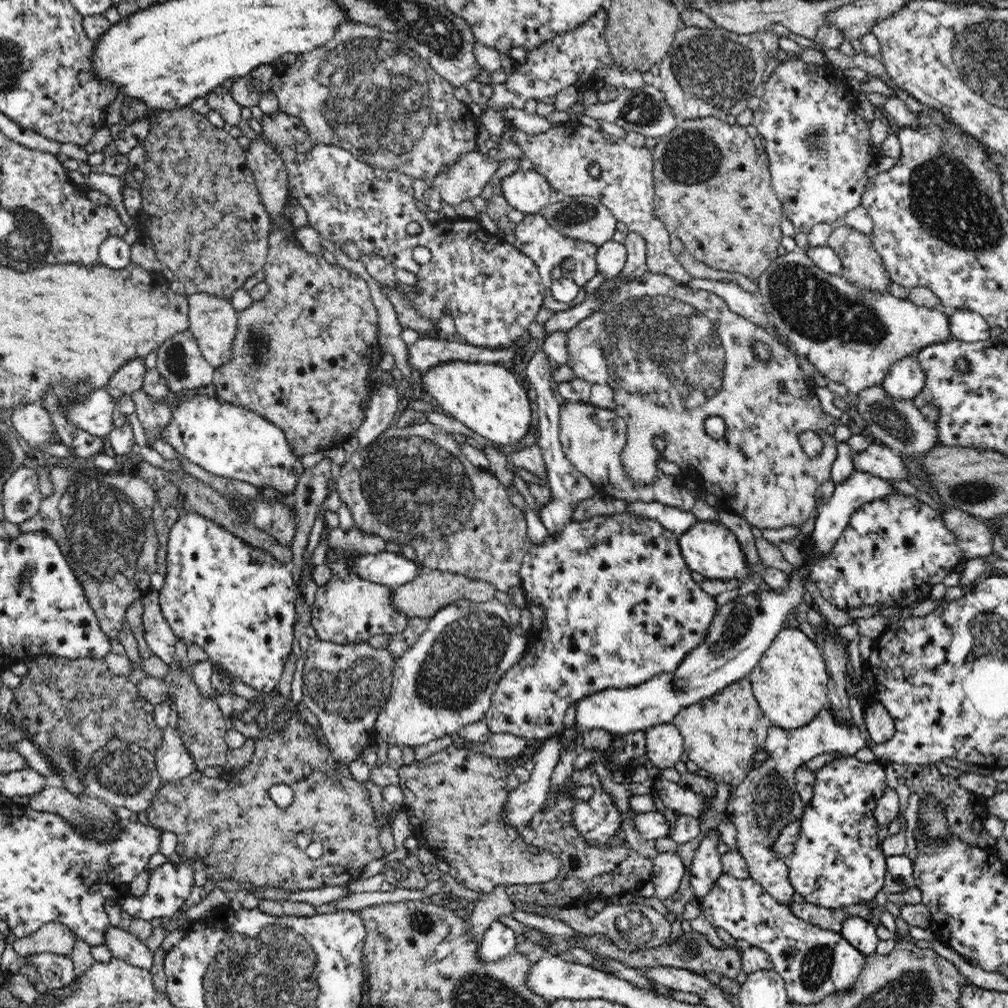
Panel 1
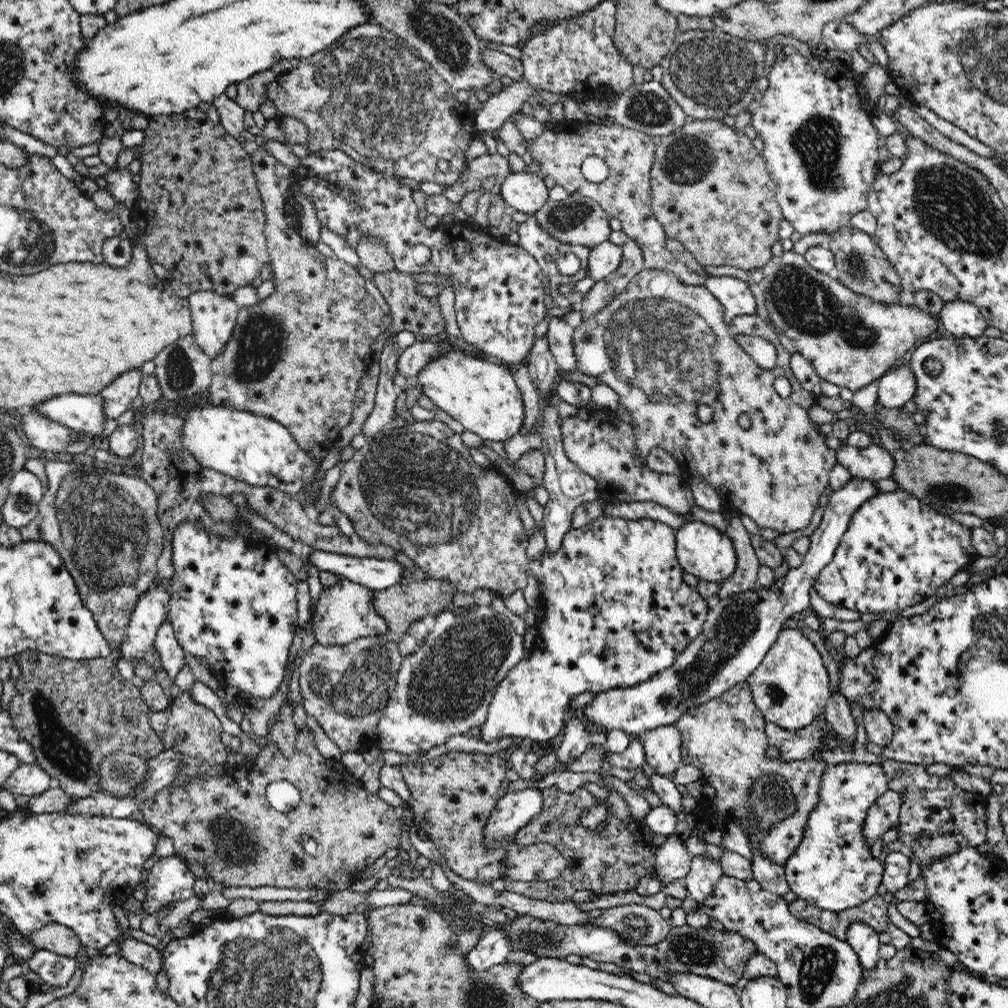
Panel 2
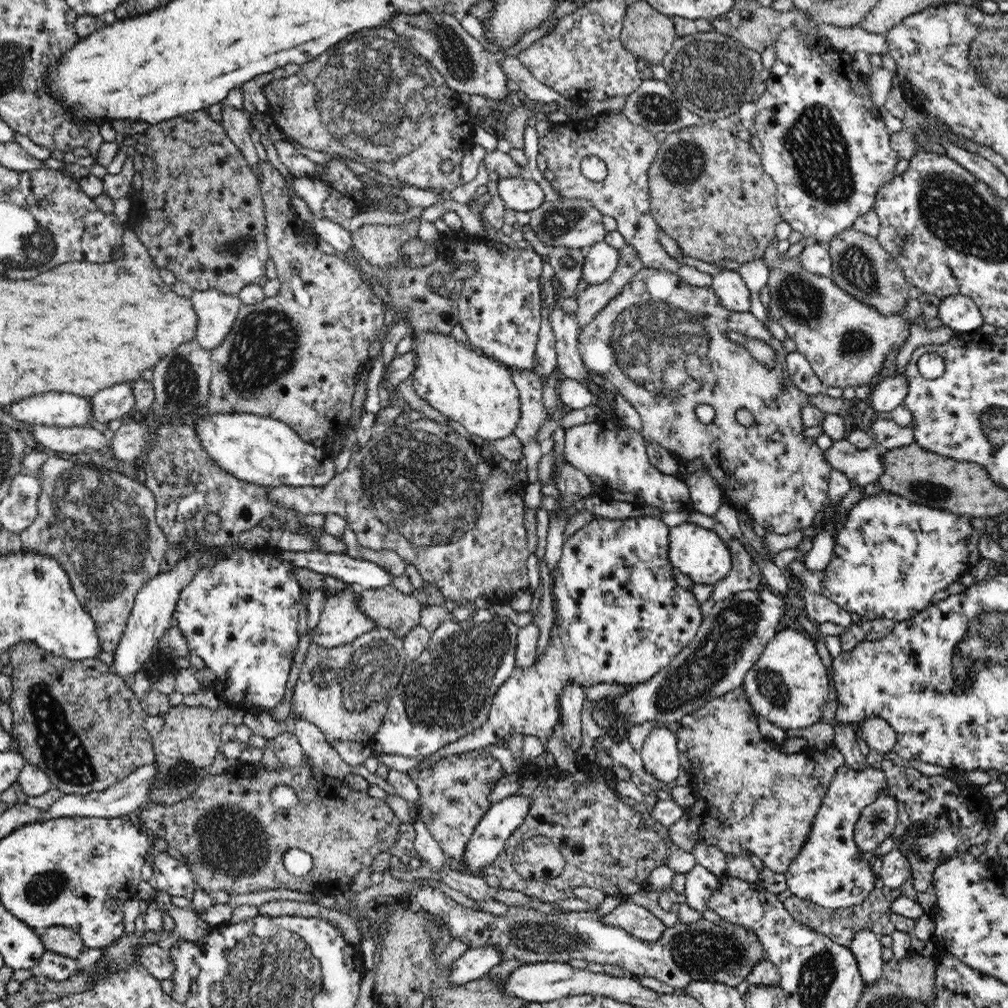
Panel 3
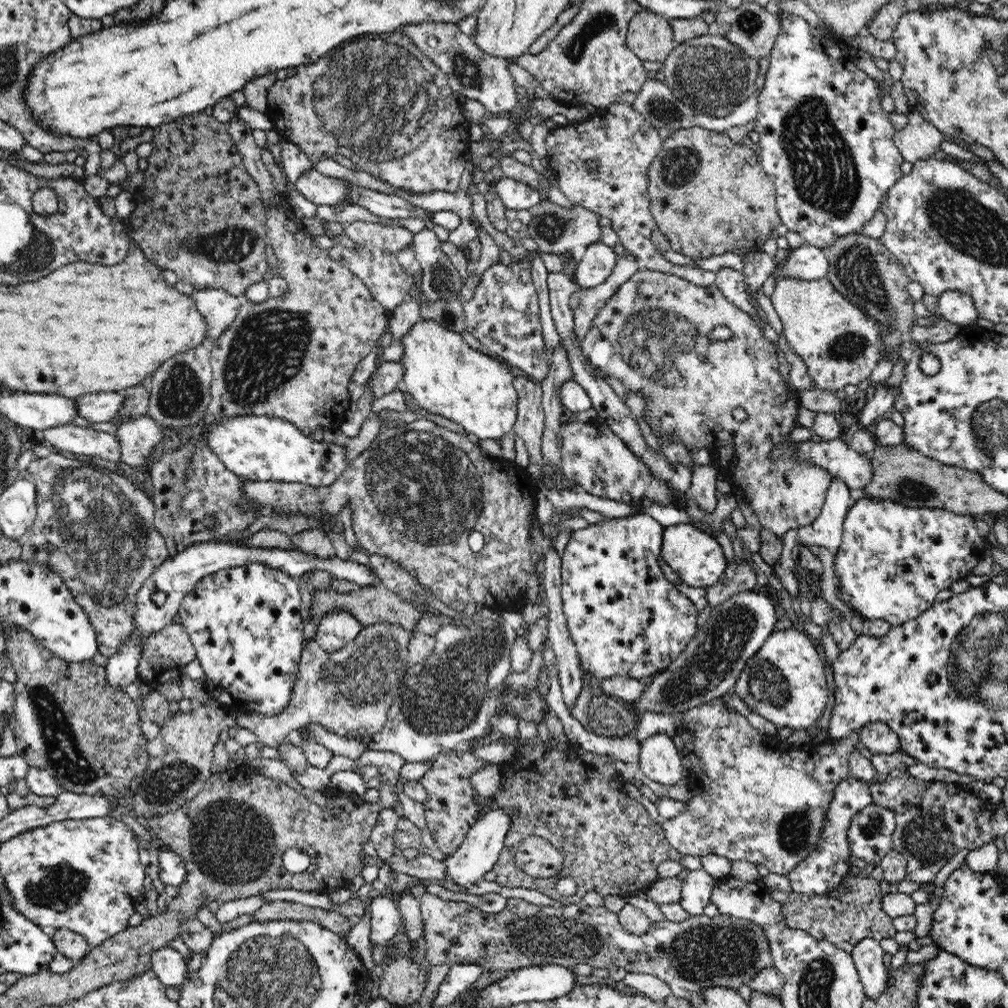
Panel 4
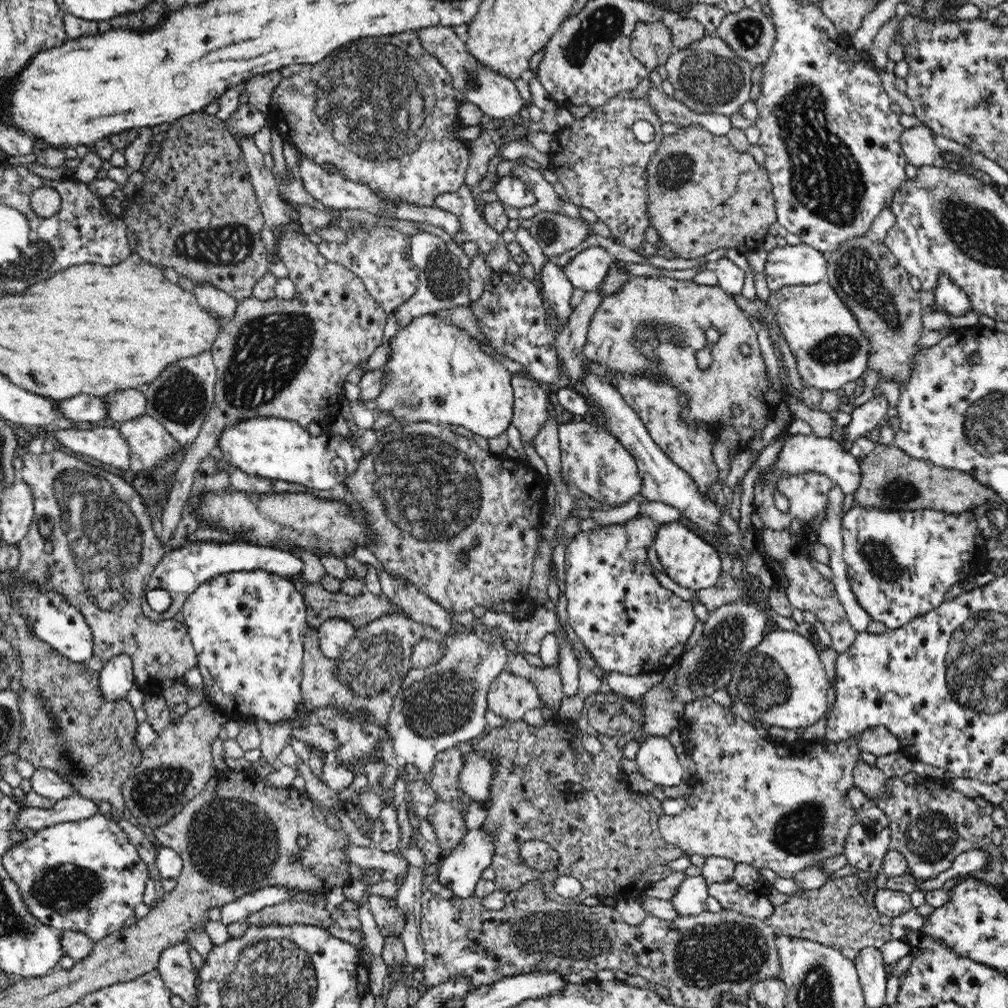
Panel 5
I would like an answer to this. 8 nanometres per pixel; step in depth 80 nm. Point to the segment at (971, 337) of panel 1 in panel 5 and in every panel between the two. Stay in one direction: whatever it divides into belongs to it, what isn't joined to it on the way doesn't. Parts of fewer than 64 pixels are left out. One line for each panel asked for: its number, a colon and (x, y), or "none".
2: (960, 318)
3: (959, 312)
4: (953, 305)
5: (948, 297)

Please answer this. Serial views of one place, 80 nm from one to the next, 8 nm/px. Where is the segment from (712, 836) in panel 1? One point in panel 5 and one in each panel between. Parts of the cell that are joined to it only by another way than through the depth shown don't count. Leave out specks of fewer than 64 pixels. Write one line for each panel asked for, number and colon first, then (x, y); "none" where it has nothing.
2: (704, 876)
3: (700, 883)
4: (696, 890)
5: (689, 899)

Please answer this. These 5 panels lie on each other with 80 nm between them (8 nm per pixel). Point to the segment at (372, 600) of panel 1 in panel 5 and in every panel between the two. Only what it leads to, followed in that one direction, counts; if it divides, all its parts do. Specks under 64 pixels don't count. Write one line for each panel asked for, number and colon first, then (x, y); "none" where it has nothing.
2: (344, 613)
3: (341, 622)
4: (336, 630)
5: (335, 635)

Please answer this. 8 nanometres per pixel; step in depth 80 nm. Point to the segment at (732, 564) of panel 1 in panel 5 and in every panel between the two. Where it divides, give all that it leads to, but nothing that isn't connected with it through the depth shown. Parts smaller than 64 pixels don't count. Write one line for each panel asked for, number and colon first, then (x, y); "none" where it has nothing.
2: (709, 555)
3: (698, 553)
4: (696, 557)
5: (691, 562)

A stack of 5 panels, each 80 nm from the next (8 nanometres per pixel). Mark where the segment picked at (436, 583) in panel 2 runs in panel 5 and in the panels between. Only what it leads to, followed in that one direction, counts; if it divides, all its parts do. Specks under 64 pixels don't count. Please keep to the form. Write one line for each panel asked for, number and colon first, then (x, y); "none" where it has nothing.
3: (388, 607)
4: (369, 605)
5: (321, 605)

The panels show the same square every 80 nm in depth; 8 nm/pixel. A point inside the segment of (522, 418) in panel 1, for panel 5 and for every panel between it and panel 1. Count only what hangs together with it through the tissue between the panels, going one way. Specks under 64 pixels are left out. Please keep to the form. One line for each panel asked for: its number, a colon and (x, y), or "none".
2: (481, 394)
3: (479, 392)
4: (443, 375)
5: (436, 372)

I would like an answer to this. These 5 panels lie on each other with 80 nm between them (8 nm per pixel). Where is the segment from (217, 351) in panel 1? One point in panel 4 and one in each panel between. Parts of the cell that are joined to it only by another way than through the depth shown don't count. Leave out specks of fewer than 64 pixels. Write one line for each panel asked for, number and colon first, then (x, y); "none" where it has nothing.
2: (214, 315)
3: (217, 312)
4: (219, 308)

